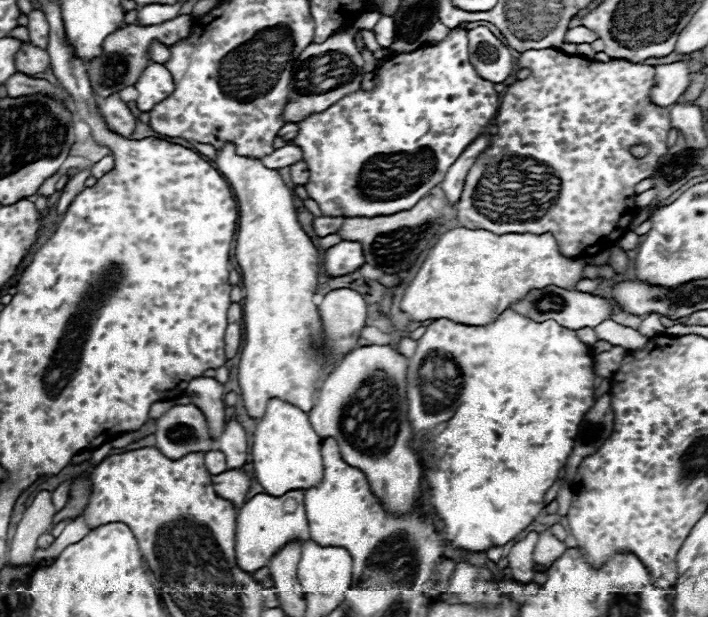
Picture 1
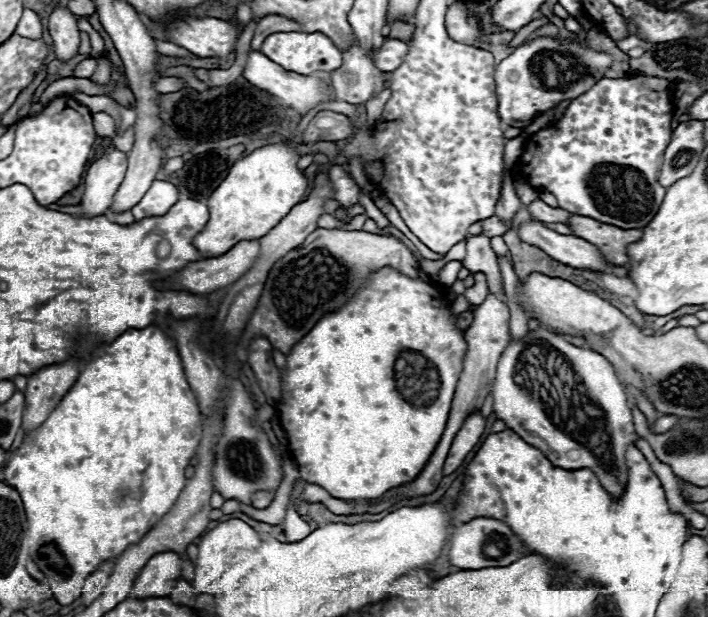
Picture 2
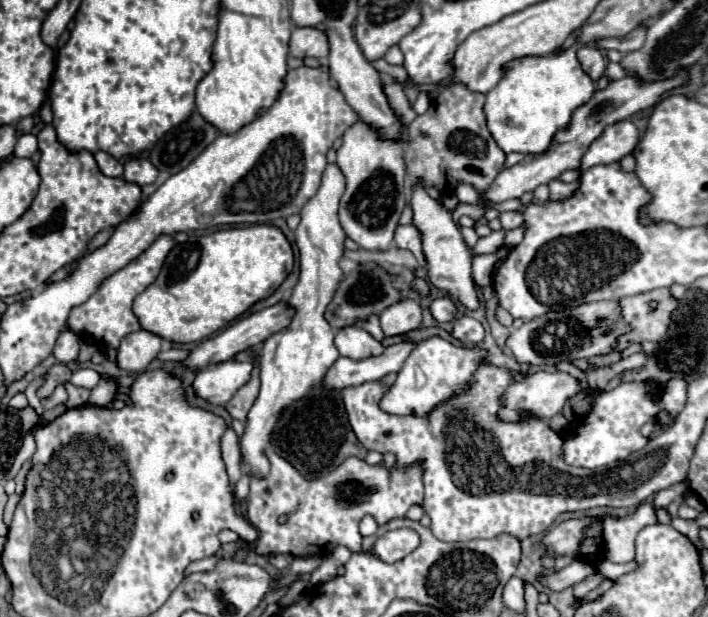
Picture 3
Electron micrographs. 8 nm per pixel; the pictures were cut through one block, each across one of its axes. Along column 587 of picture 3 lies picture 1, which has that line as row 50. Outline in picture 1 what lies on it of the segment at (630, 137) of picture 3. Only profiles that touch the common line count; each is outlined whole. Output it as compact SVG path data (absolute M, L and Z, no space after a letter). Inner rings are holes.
M154 42L152 44L152 52L150 52L150 56L152 56L152 62L158 62L158 64L164 64L164 62L168 62L170 60L170 50L166 48L166 46L162 46L160 42Z

